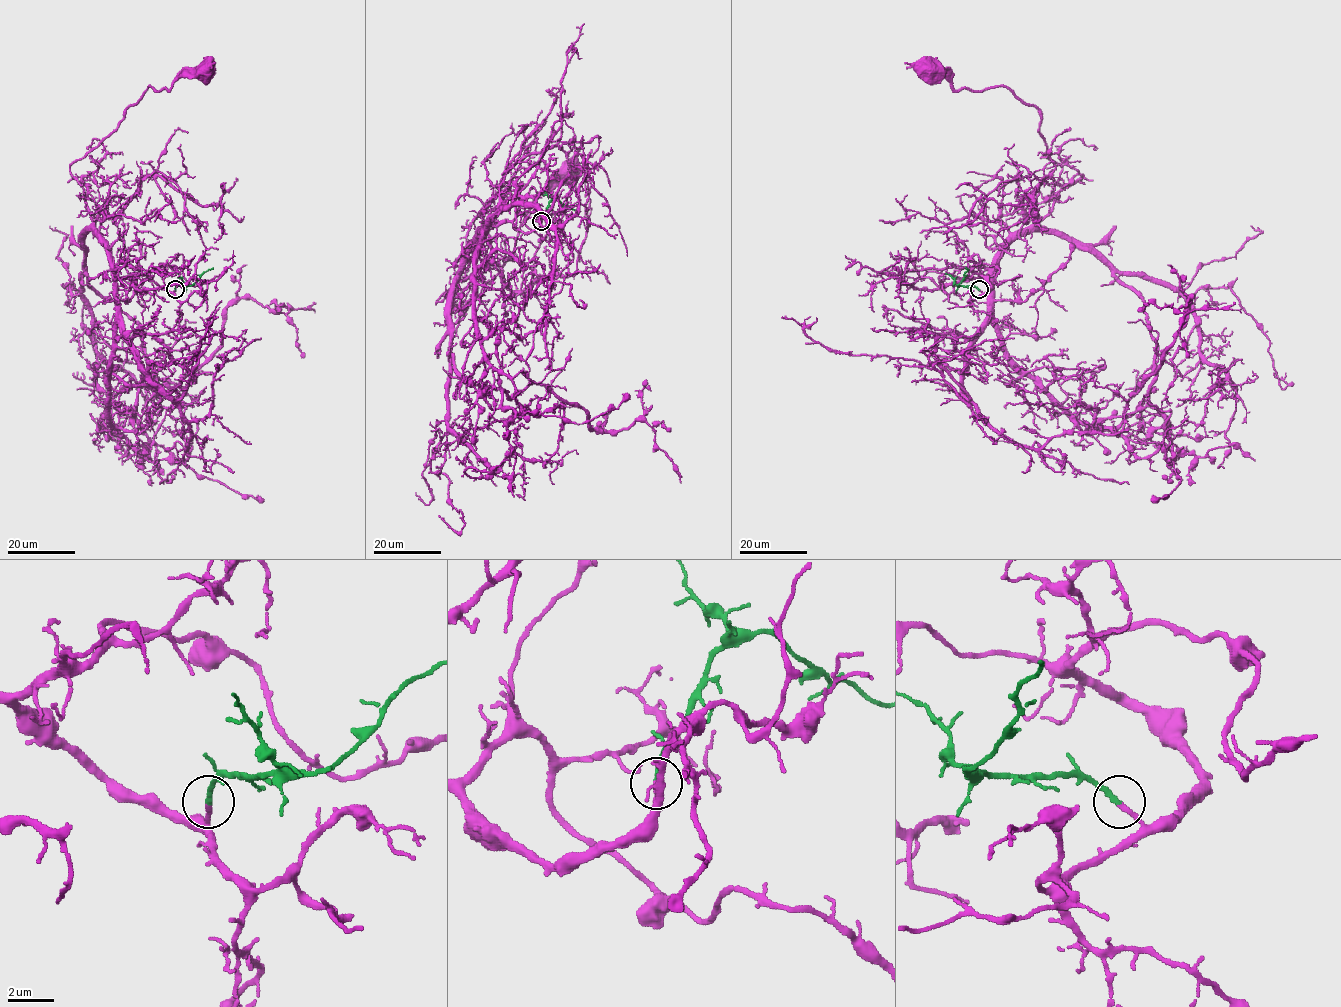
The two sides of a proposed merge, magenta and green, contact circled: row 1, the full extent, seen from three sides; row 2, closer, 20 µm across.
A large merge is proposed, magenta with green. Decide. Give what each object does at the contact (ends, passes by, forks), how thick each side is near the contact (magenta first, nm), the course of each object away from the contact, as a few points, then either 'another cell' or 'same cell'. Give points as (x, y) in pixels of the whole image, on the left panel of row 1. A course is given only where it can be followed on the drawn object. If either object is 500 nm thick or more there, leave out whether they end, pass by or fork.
magenta ends; green ends; calibres 240 and 240 nm; course magenta (174, 289), (143, 274), (116, 276), (70, 168), (117, 129), (149, 86), (168, 90), (180, 77), (204, 74); course green (174, 289), (176, 286), (192, 285), (213, 267); same cell

